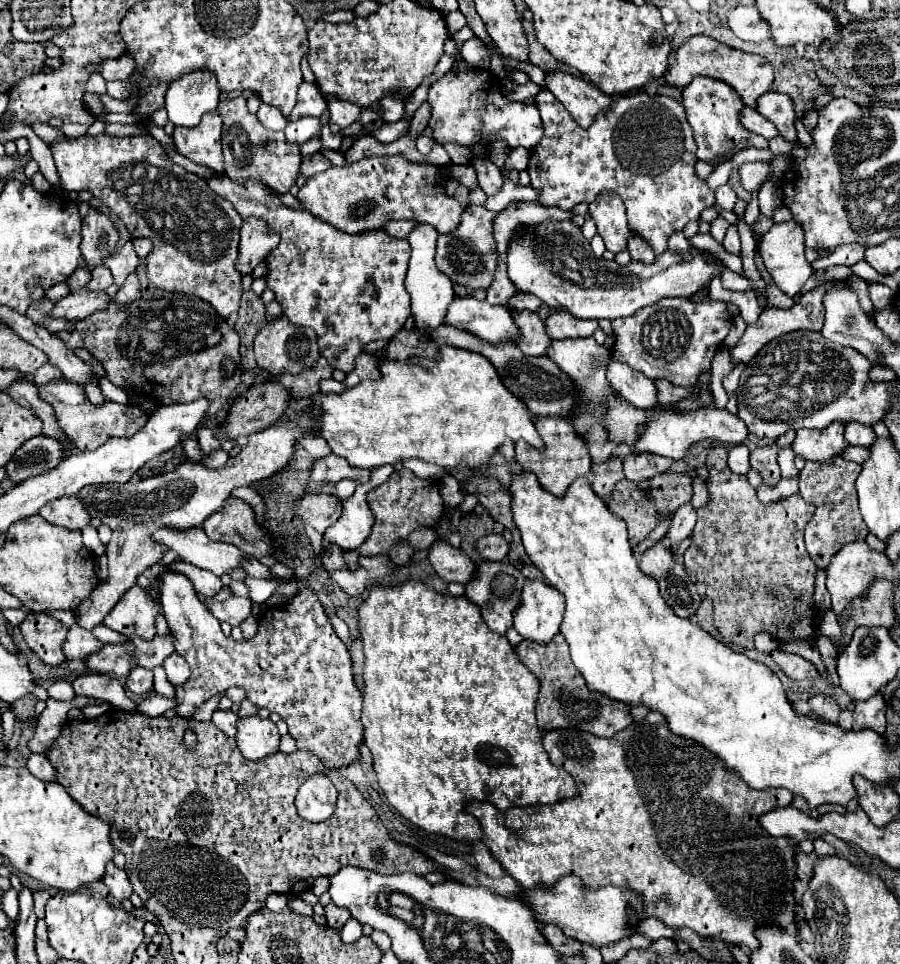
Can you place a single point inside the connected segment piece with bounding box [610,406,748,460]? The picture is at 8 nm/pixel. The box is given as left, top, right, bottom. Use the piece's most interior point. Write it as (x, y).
(670, 433)

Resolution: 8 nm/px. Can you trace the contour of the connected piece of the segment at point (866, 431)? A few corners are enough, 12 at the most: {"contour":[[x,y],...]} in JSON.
{"contour":[[848,422],[844,438],[850,444],[872,446],[872,426]]}

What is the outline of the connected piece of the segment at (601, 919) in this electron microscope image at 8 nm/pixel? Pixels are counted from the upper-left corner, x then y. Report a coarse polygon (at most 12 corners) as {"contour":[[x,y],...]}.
{"contour":[[564,876],[522,900],[538,922],[596,946],[630,936],[626,904],[614,886],[588,892]]}

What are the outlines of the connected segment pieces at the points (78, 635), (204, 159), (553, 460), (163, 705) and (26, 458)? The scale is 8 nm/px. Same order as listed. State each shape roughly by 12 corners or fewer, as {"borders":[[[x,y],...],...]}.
{"borders":[[[70,626],[62,644],[66,660],[102,648],[92,632]],[[218,112],[198,126],[178,126],[172,138],[182,156],[222,174]],[[560,416],[534,418],[546,448],[516,442],[516,460],[562,498],[590,472],[588,448]],[[158,694],[142,700],[138,712],[146,716],[162,716],[176,712],[174,700]],[[48,436],[30,438],[4,466],[18,486],[58,468],[66,454]]]}

